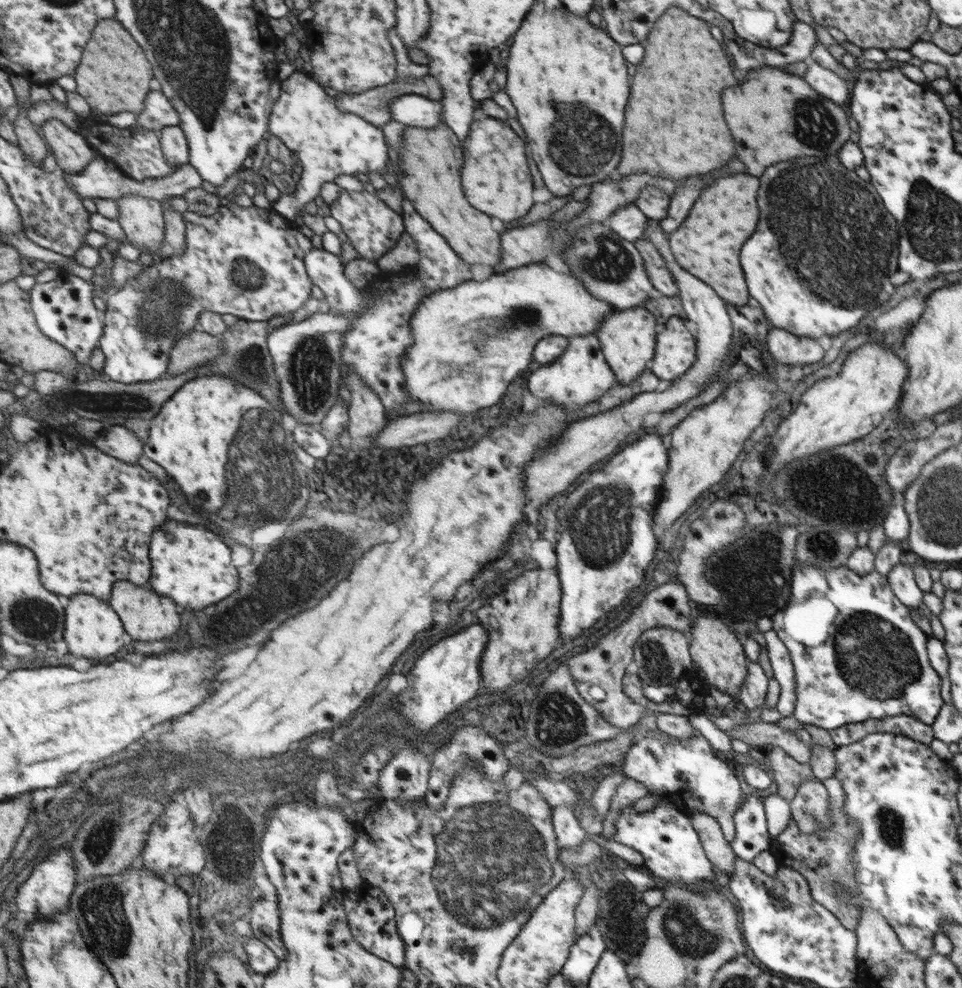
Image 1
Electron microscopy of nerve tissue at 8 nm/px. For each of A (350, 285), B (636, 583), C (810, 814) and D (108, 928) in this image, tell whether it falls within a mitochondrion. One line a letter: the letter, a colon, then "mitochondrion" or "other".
A: other
B: other
C: mitochondrion
D: mitochondrion

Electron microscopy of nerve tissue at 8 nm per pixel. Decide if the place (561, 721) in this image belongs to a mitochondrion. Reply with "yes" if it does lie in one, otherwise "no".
yes

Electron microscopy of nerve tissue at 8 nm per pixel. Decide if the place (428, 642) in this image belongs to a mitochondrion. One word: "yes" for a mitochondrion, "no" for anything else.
no

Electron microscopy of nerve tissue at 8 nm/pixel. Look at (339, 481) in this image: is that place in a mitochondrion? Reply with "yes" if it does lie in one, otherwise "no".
no

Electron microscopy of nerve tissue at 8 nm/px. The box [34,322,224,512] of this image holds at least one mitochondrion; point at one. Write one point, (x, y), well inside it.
(139, 404)

